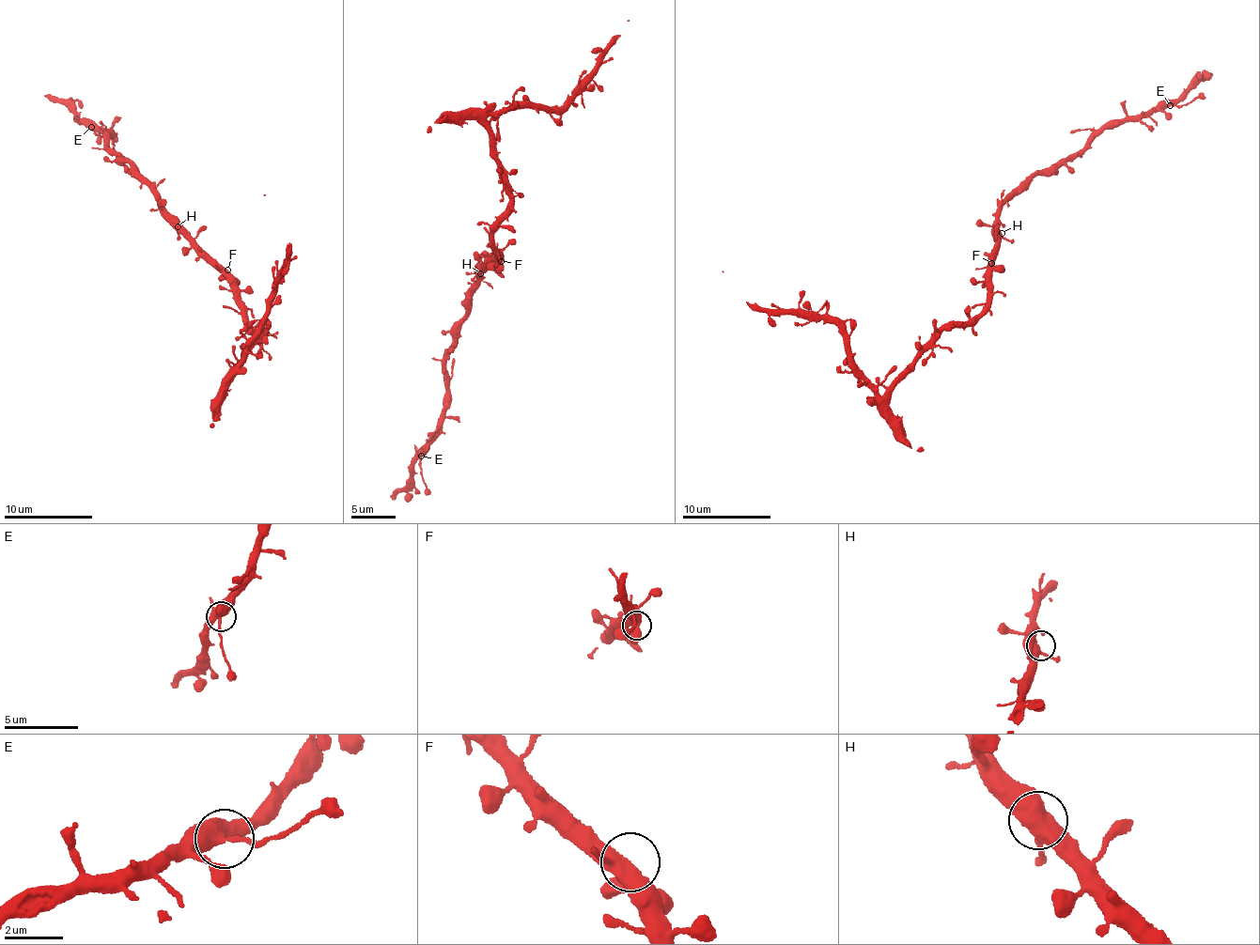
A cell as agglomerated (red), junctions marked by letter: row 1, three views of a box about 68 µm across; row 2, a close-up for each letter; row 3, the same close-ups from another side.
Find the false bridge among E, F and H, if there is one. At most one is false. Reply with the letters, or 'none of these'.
E

